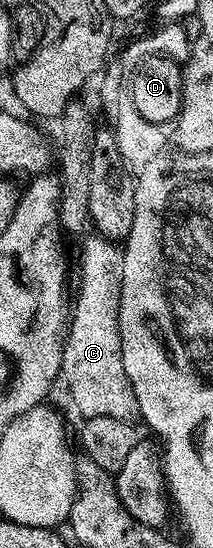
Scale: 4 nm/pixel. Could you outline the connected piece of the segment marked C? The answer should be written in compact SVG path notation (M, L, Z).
M99 233L91 234L82 240L84 243L83 252L79 255L79 292L75 299L73 295L73 306L69 311L61 379L62 382L67 382L71 403L83 414L84 420L115 417L130 423L139 415L139 406L137 393L133 393L133 385L125 373L125 361L121 357L119 302L123 280L123 252L118 242Z

